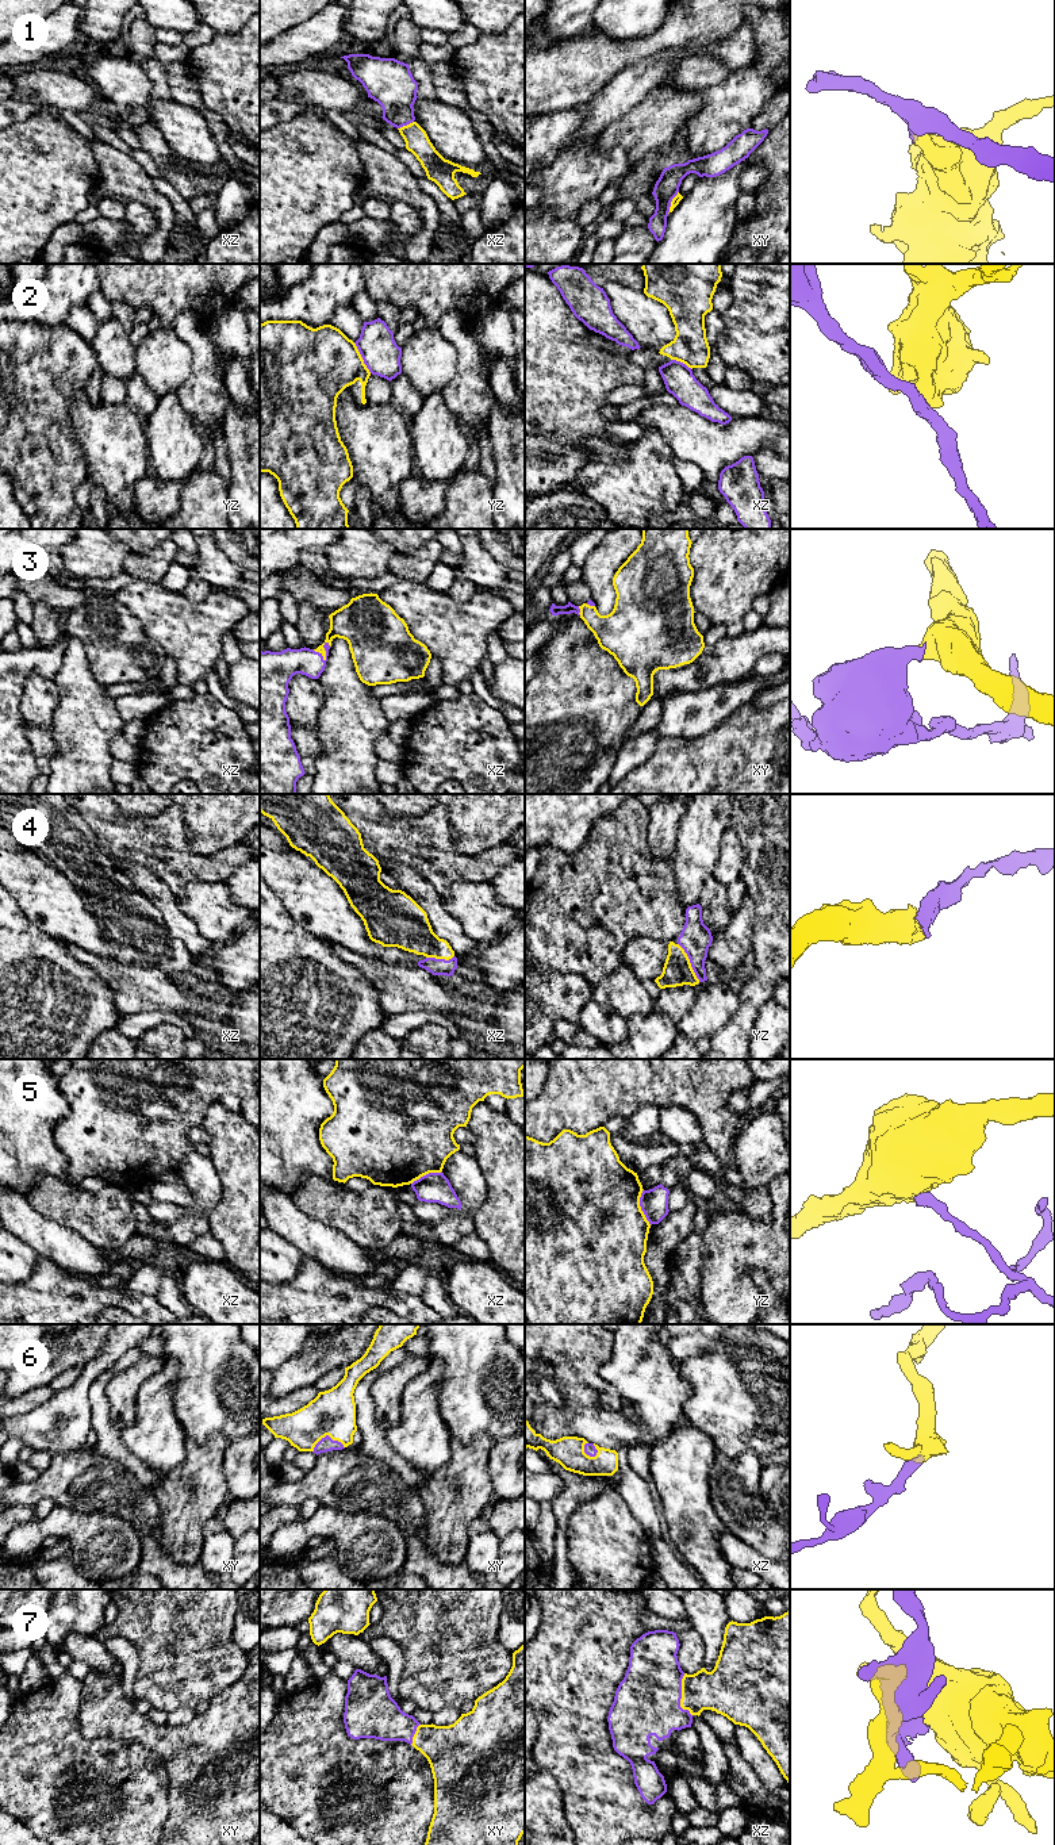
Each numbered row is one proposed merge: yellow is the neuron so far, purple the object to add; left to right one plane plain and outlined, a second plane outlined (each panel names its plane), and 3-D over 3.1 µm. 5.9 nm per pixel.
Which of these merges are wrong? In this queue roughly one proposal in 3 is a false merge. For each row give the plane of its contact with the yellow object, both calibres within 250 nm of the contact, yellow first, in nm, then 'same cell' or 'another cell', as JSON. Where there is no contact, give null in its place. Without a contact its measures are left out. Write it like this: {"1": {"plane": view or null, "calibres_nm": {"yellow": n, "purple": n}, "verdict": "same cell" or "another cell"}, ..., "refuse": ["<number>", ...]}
{"1": {"plane": "xy", "calibres_nm": {"yellow": 50, "purple": 140}, "verdict": "another cell"}, "2": {"plane": "yz", "calibres_nm": {"yellow": 420, "purple": 220}, "verdict": "another cell"}, "3": {"plane": "xz", "calibres_nm": {"yellow": 220, "purple": 170}, "verdict": "same cell"}, "4": {"plane": "yz", "calibres_nm": {"yellow": 170, "purple": 190}, "verdict": "same cell"}, "5": {"plane": "yz", "calibres_nm": {"yellow": 500, "purple": 170}, "verdict": "another cell"}, "6": {"plane": "xy", "calibres_nm": {"yellow": 280, "purple": 90}, "verdict": "same cell"}, "7": {"plane": "xz", "calibres_nm": {"yellow": 260, "purple": 400}, "verdict": "same cell"}, "refuse": ["1", "2", "5"]}

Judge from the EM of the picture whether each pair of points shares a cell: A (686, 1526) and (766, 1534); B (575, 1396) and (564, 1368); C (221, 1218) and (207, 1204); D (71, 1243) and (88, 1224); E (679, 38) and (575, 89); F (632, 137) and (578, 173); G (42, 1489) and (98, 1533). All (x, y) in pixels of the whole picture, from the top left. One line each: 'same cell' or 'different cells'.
A: different cells
B: same cell
C: different cells
D: different cells
E: same cell
F: different cells
G: different cells

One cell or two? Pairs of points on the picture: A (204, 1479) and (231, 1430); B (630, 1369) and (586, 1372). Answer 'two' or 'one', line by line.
A: two
B: two

